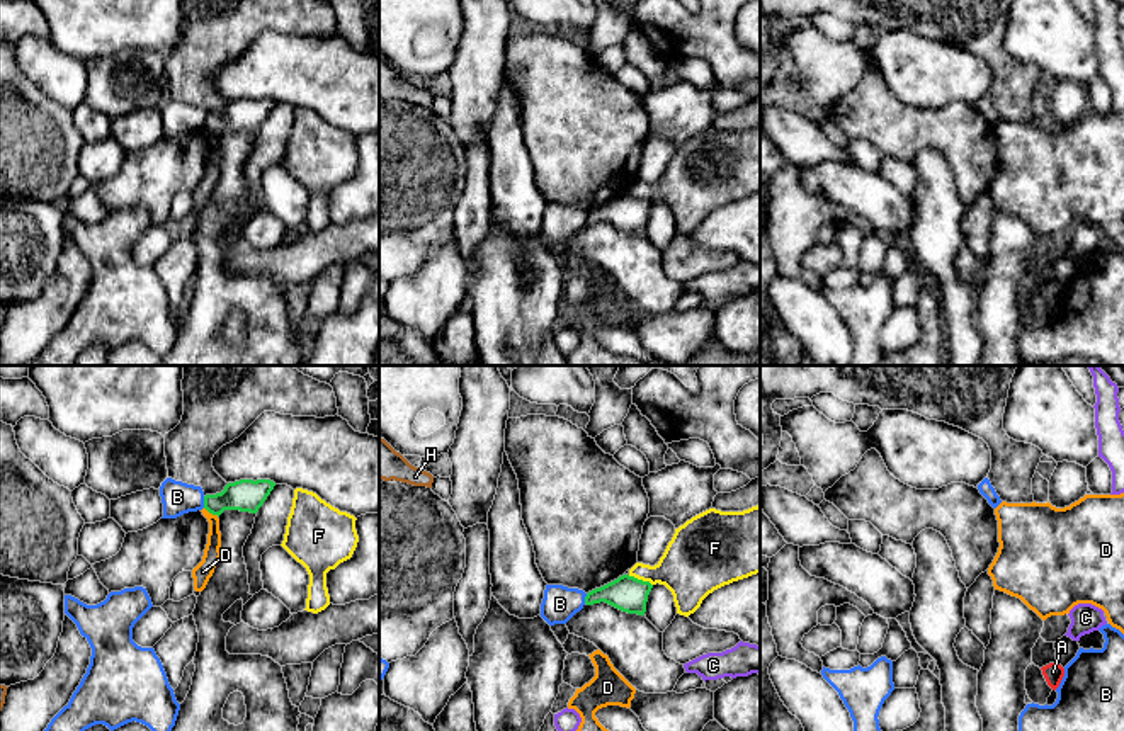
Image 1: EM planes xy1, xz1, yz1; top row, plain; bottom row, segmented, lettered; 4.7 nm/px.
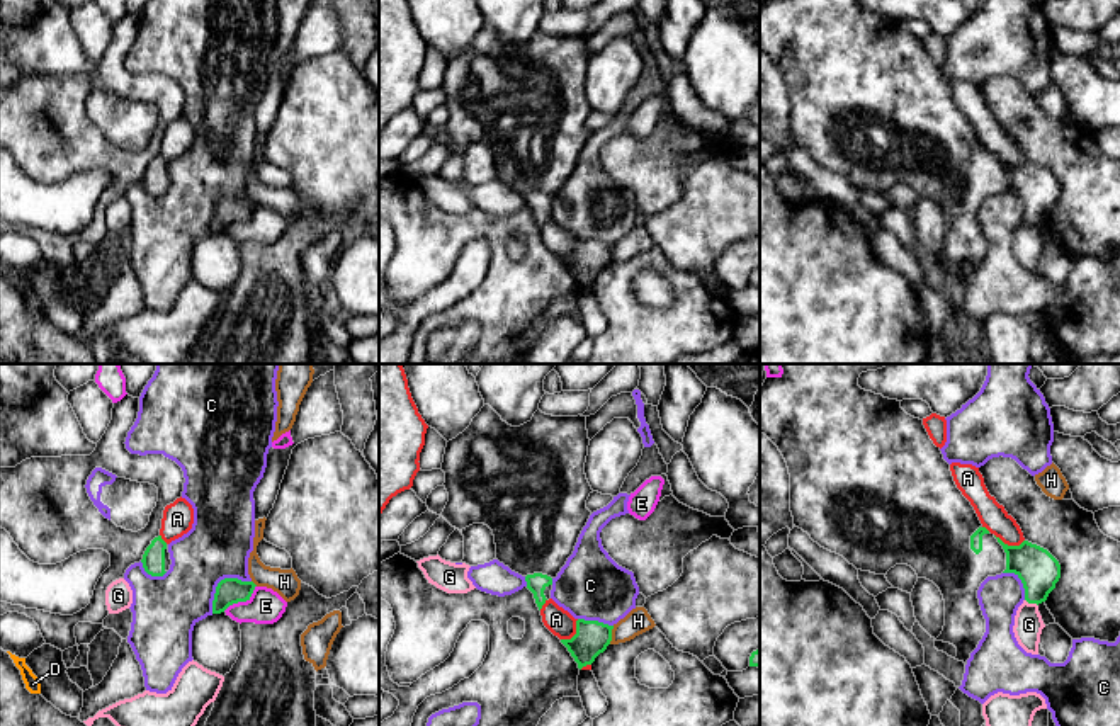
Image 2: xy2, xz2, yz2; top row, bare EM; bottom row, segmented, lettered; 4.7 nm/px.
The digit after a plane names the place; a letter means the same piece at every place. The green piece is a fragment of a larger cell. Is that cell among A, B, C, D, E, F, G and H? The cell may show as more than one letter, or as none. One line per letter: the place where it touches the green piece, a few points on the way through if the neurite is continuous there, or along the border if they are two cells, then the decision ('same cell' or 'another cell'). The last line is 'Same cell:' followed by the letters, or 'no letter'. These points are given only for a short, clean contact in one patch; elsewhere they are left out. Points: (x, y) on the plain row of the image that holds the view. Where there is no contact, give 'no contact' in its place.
A: contact yz2 (1010, 165); another cell
B: contact xy1 (204, 121); border xy1 (203, 116), (204, 126); another cell
C: contact xy2 (220, 201); another cell
D: contact xy1 (211, 131); another cell
E: contact xy2 (242, 220); border xy2 (255, 204), (245, 220), (233, 221), (223, 230); another cell
F: contact xz1 (640, 199); border xz1 (628, 194), (647, 199), (652, 204); another cell
G: contact yz2 (1032, 221); another cell
H: contact xz2 (610, 254); border xz2 (614, 245), (609, 262); another cell
Same cell: no letter

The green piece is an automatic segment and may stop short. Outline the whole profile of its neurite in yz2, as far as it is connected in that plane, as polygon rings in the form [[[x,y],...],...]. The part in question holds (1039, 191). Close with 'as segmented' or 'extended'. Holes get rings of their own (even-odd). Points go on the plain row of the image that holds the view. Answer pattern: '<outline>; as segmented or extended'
[[[765,0],[760,5],[760,51],[778,66],[787,82],[794,145],[857,189],[887,194],[896,184],[908,184],[918,197],[933,201],[945,219],[945,245],[936,260],[953,264],[955,279],[967,284],[986,252],[977,209],[987,196],[1015,192],[1023,202],[1025,219],[1037,224],[1055,207],[1061,197],[1059,180],[1028,160],[1008,165],[981,143],[923,39],[908,34],[901,20],[865,10],[858,0]]]; extended

